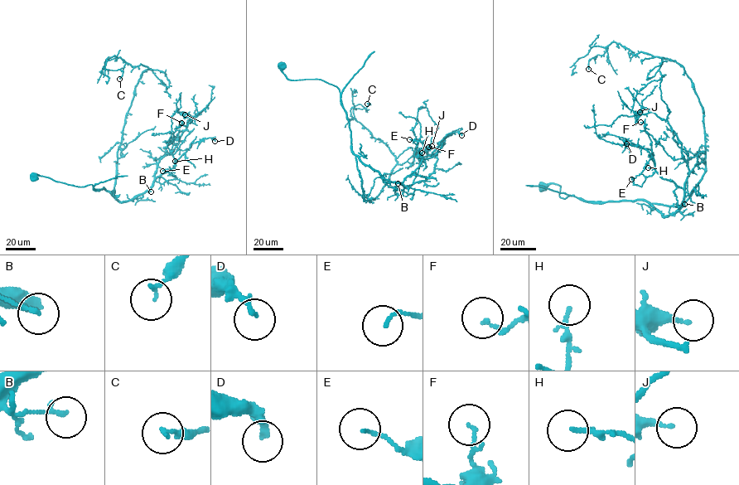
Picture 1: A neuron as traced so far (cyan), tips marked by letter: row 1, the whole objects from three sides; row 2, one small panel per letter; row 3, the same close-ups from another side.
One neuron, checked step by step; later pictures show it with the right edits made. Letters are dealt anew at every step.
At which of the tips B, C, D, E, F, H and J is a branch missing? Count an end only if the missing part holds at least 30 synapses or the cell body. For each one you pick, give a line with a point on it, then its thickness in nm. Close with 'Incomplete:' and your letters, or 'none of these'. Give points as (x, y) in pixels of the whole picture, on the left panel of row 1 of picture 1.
Incomplete: none of these

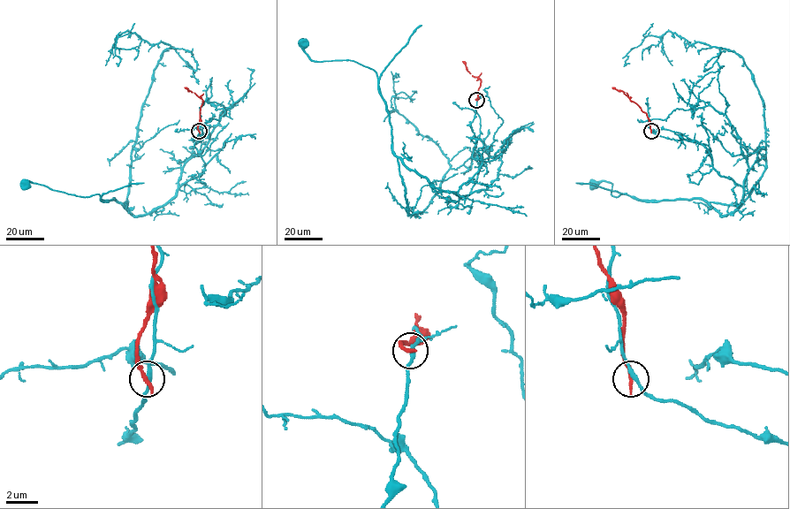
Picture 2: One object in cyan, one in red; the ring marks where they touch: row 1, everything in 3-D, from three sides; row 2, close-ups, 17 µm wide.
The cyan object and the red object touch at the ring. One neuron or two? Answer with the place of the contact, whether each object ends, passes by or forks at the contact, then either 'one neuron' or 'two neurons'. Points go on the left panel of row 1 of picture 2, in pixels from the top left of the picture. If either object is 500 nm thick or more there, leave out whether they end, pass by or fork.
(199, 131) | cyan passes by | red ends | two neurons

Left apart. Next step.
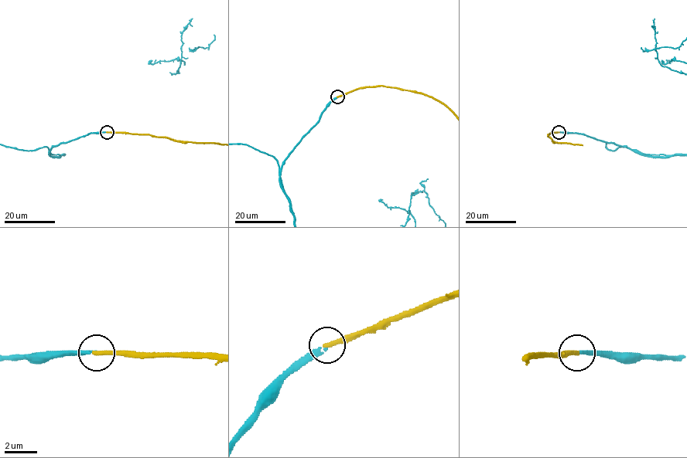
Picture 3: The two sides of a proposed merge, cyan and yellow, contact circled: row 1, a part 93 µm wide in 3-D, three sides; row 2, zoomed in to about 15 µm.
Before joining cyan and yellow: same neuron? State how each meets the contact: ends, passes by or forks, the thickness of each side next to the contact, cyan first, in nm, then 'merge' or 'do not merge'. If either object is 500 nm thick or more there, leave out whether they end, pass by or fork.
cyan ends; yellow ends; calibres 200 and 280 nm; merge

